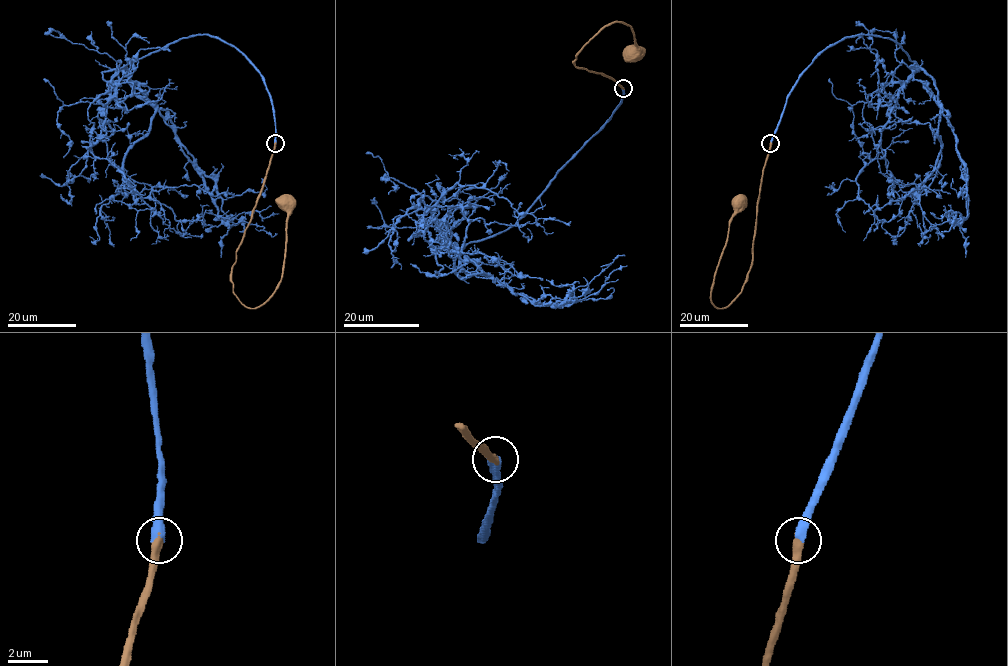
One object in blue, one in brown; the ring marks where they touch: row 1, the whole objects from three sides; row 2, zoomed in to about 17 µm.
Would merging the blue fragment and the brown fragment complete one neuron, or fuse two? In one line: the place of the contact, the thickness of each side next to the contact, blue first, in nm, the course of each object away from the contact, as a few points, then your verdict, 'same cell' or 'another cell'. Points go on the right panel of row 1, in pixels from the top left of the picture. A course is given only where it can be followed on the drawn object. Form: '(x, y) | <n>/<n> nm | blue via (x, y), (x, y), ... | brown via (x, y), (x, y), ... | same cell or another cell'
(770, 143) | 480/400 nm | blue via (770, 143), (828, 47), (891, 38), (917, 69), (856, 182), (892, 236), (897, 221) | brown via (770, 143), (747, 281), (731, 304), (717, 308), (711, 300), (713, 280), (729, 220), (742, 206), (740, 202) | same cell

